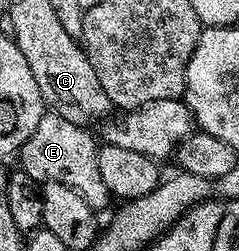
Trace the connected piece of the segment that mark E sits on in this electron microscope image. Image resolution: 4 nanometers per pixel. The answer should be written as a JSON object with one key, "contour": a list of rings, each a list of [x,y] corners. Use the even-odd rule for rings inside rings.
{"contour":[[[44,111],[41,122],[37,122],[37,130],[33,130],[33,134],[29,134],[29,138],[17,153],[18,167],[25,174],[29,174],[29,178],[33,178],[36,184],[42,186],[48,180],[61,182],[65,186],[69,186],[69,190],[77,190],[77,194],[81,194],[81,198],[85,198],[85,202],[89,202],[91,208],[102,210],[107,203],[112,203],[113,197],[109,190],[105,190],[105,182],[101,179],[101,170],[97,167],[97,154],[100,145],[97,140],[95,144],[94,138],[87,132],[90,131],[84,125],[69,122],[69,118],[61,118],[59,112]]]}

